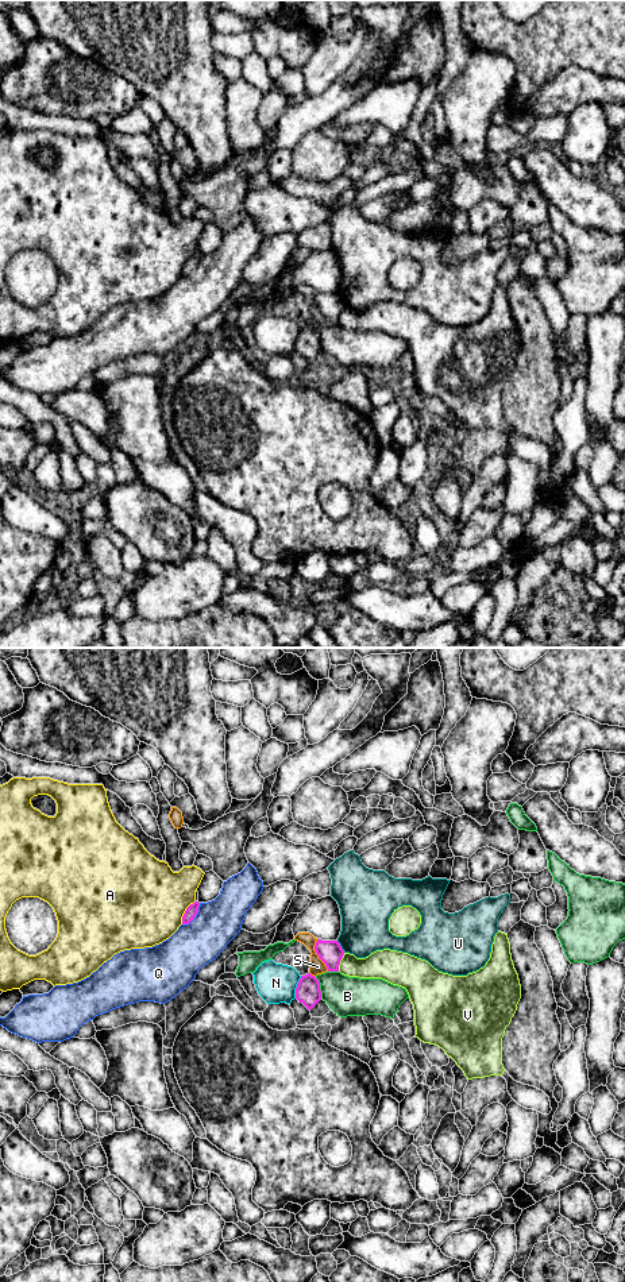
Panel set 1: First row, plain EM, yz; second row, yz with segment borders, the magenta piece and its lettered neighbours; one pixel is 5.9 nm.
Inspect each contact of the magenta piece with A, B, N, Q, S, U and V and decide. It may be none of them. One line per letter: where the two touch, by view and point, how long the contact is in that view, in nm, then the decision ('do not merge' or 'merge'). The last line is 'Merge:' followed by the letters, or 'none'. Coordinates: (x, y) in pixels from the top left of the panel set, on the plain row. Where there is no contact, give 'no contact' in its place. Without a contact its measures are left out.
A: meets magenta in yz at (185, 265); contact 170 nm long; do not merge
B: meets magenta in yz at (319, 340); contact 130 nm long; do not merge
N: meets magenta in yz at (297, 339); contact 140 nm long; do not merge
Q: meets magenta in yz at (195, 269); contact 170 nm long; do not merge
S: meets magenta in yz at (317, 307); contact 200 nm long; do not merge
U: meets magenta in yz at (340, 298); contact 90 nm long; do not merge
V: meets magenta in yz at (339, 315); contact 120 nm long; do not merge
Merge: none

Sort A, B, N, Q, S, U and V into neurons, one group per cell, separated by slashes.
A / B / N S / Q / U / V

